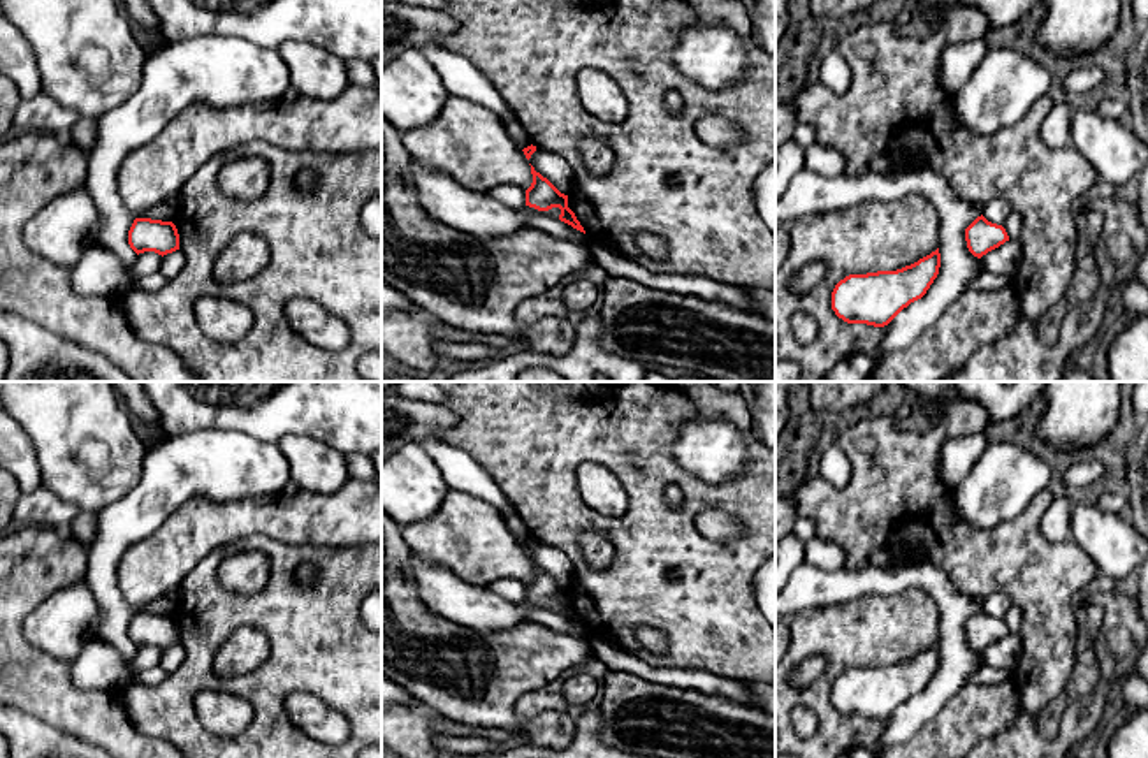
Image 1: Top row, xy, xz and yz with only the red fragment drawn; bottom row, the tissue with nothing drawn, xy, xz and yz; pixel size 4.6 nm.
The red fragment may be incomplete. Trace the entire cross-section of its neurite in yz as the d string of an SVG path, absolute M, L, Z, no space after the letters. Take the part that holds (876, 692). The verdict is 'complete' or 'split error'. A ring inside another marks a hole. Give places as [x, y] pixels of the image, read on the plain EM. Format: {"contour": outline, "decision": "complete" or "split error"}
{"contour": "M939 642L897 665L849 668L832 686L832 703L847 718L888 719L921 693L939 668Z", "decision": "complete"}

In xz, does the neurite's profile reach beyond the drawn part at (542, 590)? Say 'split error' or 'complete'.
complete

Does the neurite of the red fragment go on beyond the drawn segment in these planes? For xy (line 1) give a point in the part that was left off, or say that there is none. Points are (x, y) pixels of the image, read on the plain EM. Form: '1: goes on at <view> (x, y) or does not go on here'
1: does not go on here

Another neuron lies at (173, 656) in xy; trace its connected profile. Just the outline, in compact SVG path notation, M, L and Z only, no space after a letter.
M176 644L172 647L163 649L160 667L167 672L172 674L179 665L185 661L185 647L181 644Z

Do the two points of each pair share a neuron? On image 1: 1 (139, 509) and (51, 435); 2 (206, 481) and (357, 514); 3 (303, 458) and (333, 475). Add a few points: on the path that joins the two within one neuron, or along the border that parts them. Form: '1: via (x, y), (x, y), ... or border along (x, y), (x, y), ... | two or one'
1: border along (143, 458), (141, 477), (99, 512) | two
2: border along (283, 489), (273, 495), (232, 500) | two
3: via (310, 461), (326, 472) | one

